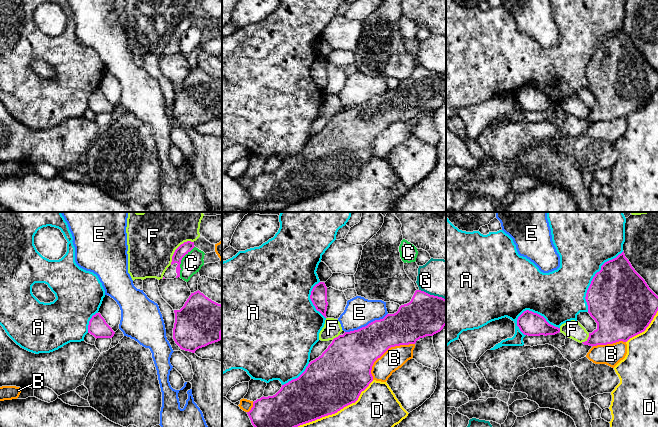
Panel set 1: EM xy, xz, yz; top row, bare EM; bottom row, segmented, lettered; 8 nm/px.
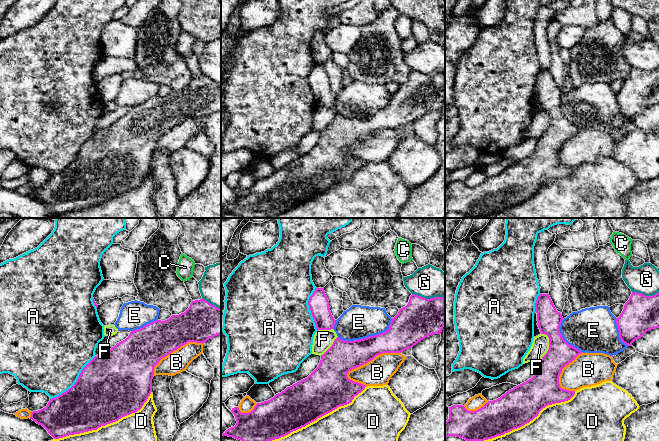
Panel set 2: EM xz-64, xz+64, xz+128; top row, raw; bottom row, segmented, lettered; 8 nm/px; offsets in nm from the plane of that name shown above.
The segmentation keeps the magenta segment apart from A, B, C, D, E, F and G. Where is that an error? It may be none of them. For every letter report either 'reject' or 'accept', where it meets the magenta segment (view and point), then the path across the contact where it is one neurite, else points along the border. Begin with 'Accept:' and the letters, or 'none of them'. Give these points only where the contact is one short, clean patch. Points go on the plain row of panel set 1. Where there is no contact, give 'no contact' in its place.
Accept: none of them
A: reject; meets magenta in yz at (593, 54)
B: reject; meets magenta in xz at (385, 127)
C: reject; meets magenta in xy at (180, 37); border along xy (194, 22), (182, 34), (179, 52)
D: reject; meets magenta in xz at (321, 193)
E: reject; meets magenta in xz at (367, 101)
F: reject; meets magenta in xy at (177, 24)
G: reject; meets magenta in xz at (432, 71)

